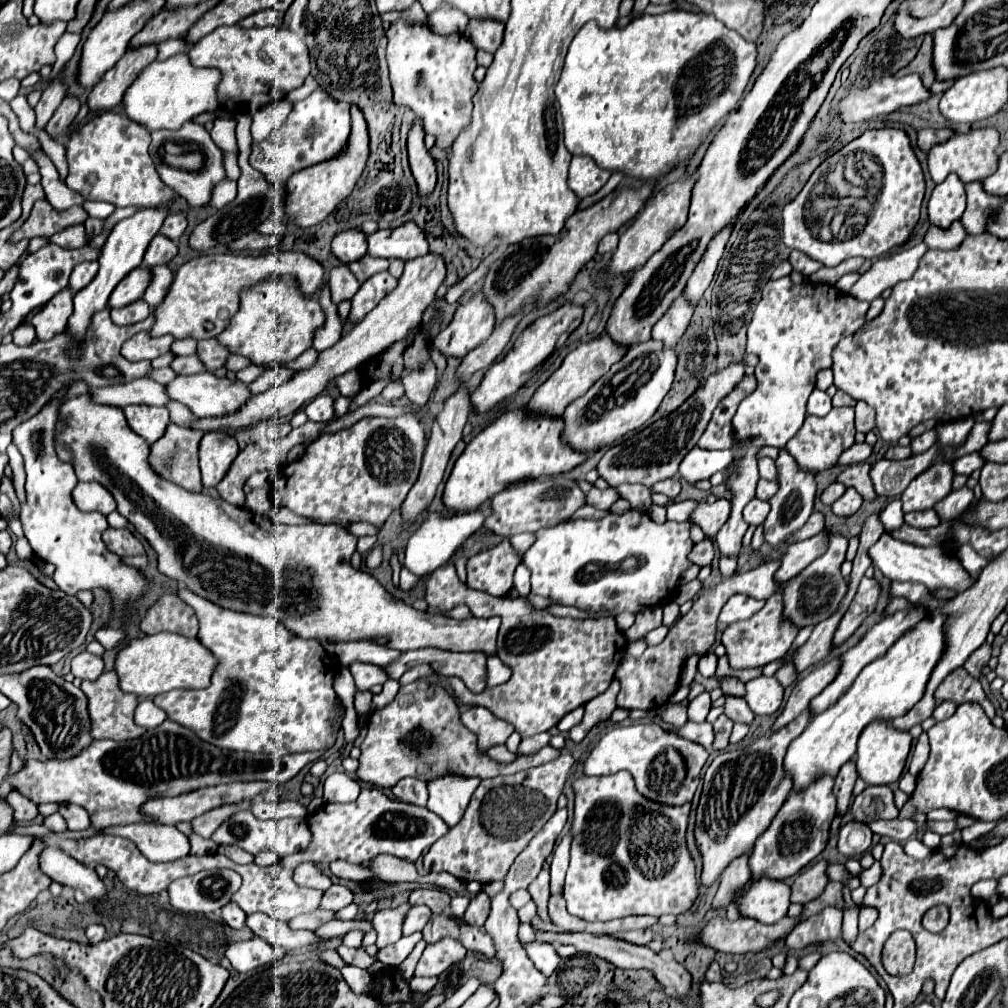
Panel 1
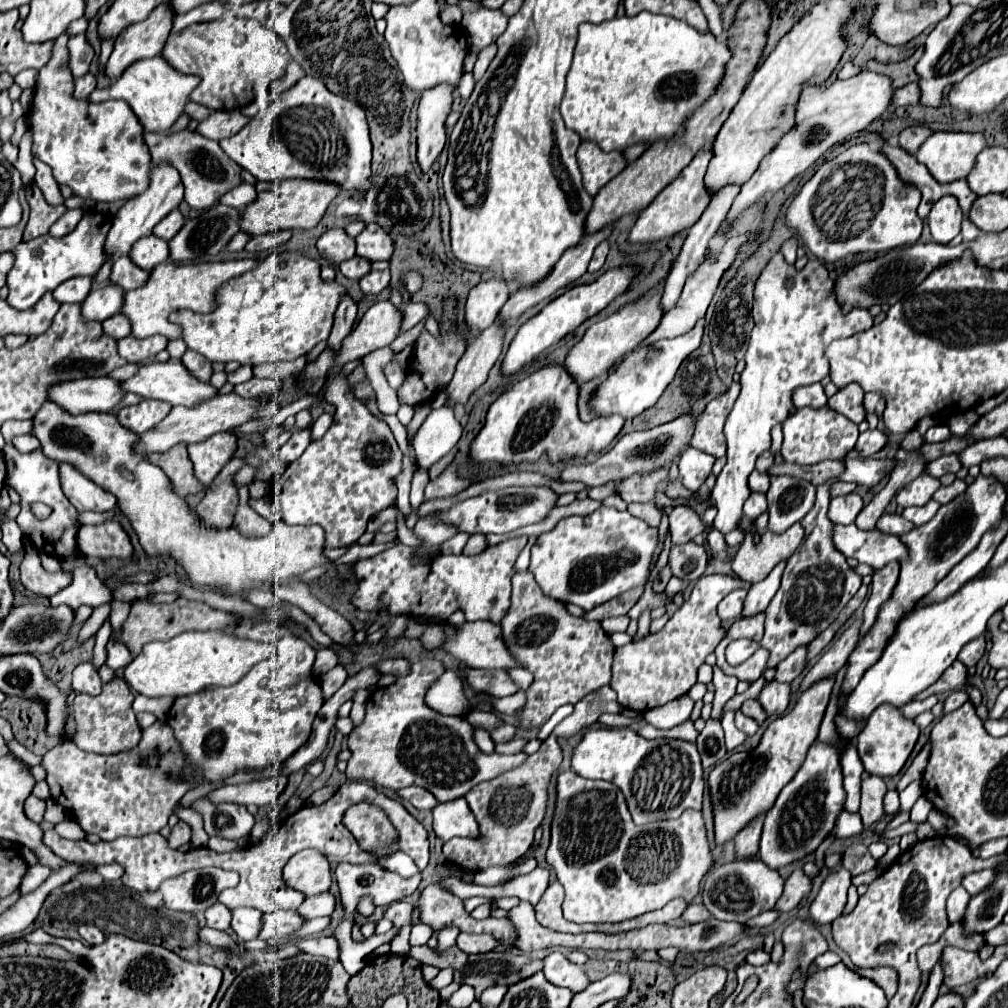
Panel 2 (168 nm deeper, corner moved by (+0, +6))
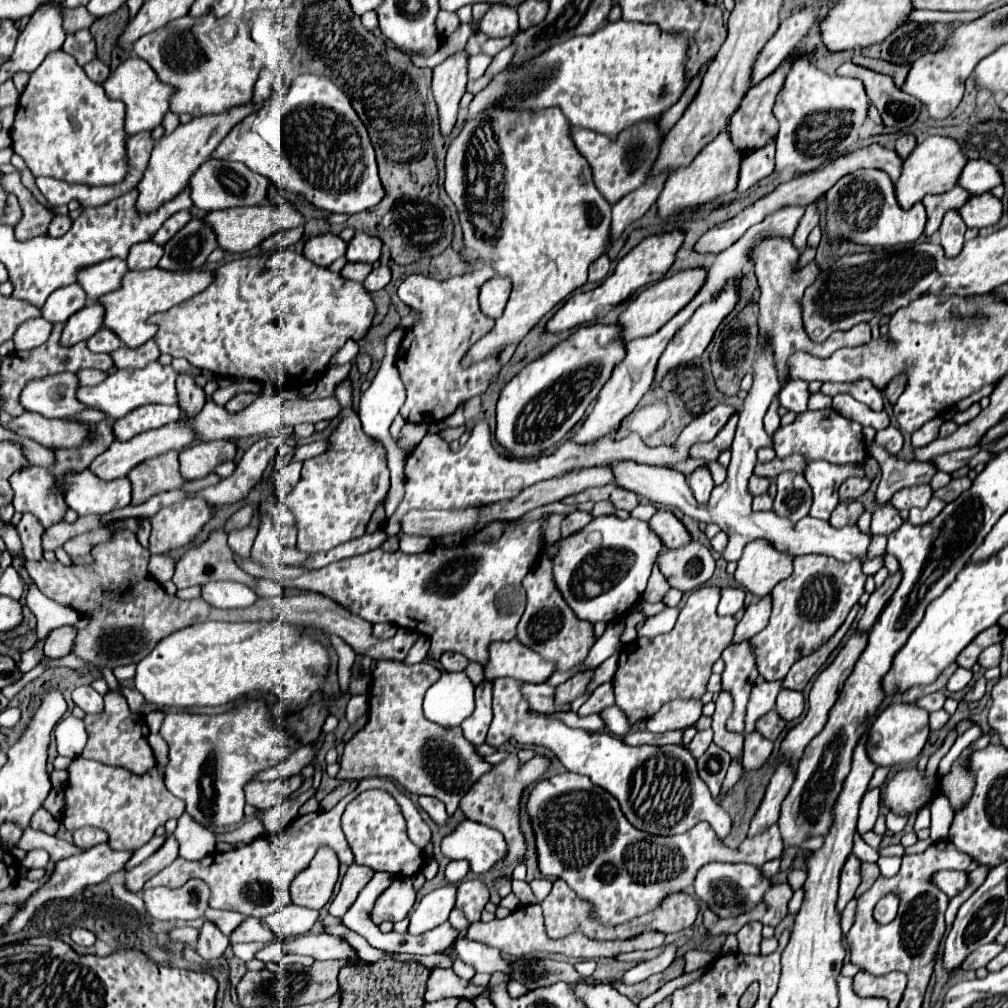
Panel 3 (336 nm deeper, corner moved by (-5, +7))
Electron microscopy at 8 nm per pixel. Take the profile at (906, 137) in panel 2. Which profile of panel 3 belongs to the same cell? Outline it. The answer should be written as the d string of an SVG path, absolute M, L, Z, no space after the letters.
M902 134L902 136L896 140L896 152L898 152L902 158L908 158L908 154L912 154L914 148L916 148L916 136L914 136L914 134Z

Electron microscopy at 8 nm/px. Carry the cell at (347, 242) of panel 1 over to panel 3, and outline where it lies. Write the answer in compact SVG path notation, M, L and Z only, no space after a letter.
M320 234L304 244L304 256L318 266L330 266L334 260L346 256L346 246L336 234Z

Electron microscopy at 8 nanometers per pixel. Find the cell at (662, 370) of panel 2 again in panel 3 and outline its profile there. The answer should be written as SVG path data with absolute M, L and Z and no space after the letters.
M730 282L730 284L720 292L720 296L718 296L714 302L706 302L706 304L702 304L702 306L694 312L694 316L674 334L674 338L670 340L670 344L668 344L666 350L662 352L662 356L660 356L660 360L658 360L658 366L656 366L654 382L662 382L664 376L666 376L668 372L672 372L674 368L678 368L682 362L690 362L690 360L702 356L702 352L704 352L706 346L710 344L710 340L712 340L712 336L714 336L714 332L716 332L716 328L718 328L718 324L720 324L720 322L724 320L724 316L734 308L734 304L736 304L736 292L738 292L738 284L732 284L732 282Z

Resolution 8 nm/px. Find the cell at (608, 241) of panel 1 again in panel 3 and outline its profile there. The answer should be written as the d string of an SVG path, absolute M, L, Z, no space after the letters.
M602 254L598 260L594 260L590 264L590 268L588 268L588 282L604 280L608 270L610 270L610 258L608 258L608 254Z

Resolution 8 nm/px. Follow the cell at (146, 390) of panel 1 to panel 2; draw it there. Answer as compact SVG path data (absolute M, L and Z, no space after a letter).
M85 377L55 383L47 389L47 401L59 405L71 415L79 413L107 413L125 395L117 391L117 383L109 377Z

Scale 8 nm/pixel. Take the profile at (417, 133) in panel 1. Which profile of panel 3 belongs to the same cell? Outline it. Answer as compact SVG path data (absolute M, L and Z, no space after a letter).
M462 50L434 68L432 92L438 106L442 136L448 136L456 124L458 102L466 92L466 60L468 54Z

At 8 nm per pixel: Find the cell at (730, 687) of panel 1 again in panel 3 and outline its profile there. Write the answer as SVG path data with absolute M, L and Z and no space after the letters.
M770 710L770 714L764 714L762 718L758 718L756 730L768 740L776 740L784 726L786 726L786 722L776 714L776 710Z

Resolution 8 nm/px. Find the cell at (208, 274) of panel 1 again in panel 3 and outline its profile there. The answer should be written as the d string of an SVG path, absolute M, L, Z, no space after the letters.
M150 268L144 272L128 272L122 280L120 290L114 290L102 298L98 298L98 302L106 308L106 320L104 326L114 330L118 334L118 338L128 346L128 348L138 348L144 342L148 342L150 338L154 338L154 334L158 332L158 326L150 324L148 318L156 312L166 312L182 302L186 302L188 298L194 298L194 294L206 290L206 286L210 286L210 282L214 282L214 270L188 270L188 272L168 272L162 268Z

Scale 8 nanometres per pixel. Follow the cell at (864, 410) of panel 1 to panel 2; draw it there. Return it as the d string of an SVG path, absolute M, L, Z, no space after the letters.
M865 393L865 411L881 415L885 409L885 399L879 393Z

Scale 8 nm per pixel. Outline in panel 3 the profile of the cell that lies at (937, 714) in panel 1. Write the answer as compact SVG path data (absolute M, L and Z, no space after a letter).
M980 678L966 694L964 694L964 698L962 698L962 702L964 704L970 704L970 702L978 702L982 696L984 696L984 686L986 686L986 680L984 678Z

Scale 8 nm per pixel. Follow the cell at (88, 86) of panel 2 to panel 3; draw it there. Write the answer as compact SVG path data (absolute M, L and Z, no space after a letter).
M92 60L90 64L86 64L86 66L84 66L84 72L86 72L86 74L88 74L88 78L90 78L90 80L94 80L96 84L106 82L106 78L110 76L108 66L106 66L106 64L102 64L100 60Z

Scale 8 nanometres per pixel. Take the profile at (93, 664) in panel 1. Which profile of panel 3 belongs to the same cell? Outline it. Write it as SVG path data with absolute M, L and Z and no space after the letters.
M78 686L74 692L72 692L72 700L74 704L78 704L84 712L90 712L90 714L96 714L96 712L102 712L104 708L104 698L92 688L92 686Z

